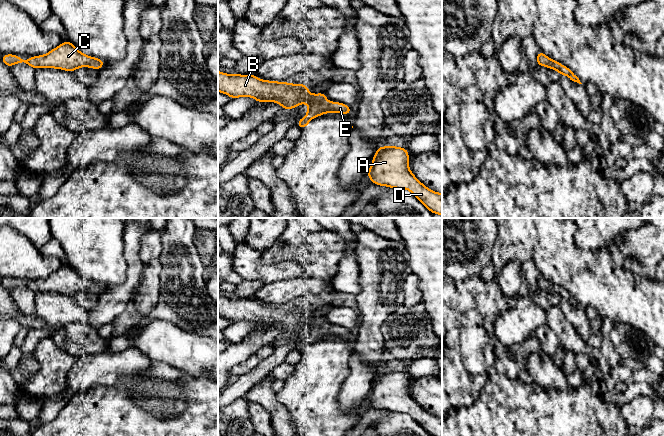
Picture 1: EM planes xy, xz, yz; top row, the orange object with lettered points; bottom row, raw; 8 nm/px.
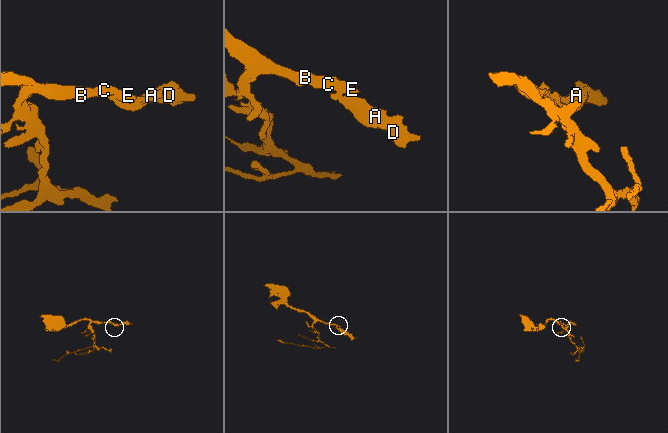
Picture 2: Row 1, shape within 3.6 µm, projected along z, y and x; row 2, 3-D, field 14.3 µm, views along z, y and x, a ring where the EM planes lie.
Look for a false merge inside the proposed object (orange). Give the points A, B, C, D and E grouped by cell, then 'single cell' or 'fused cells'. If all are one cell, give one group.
A B C D E | single cell

